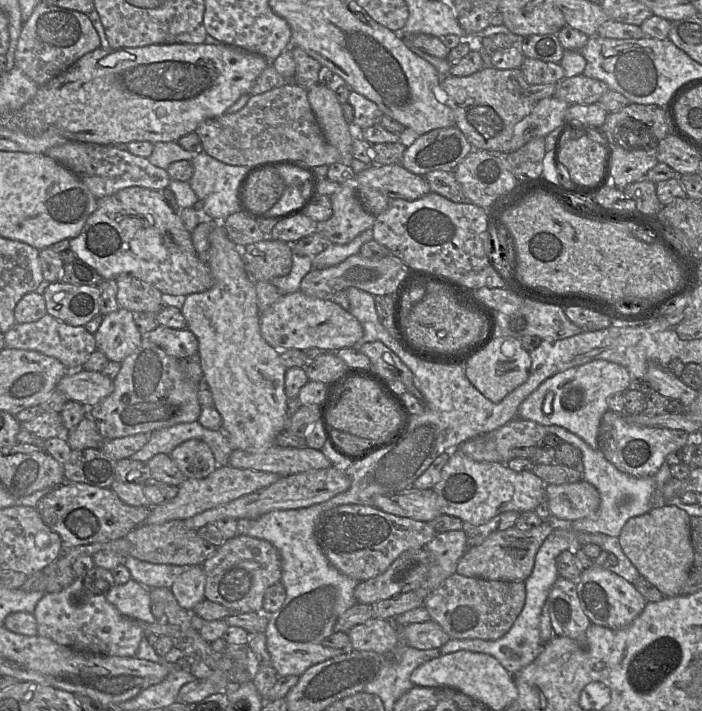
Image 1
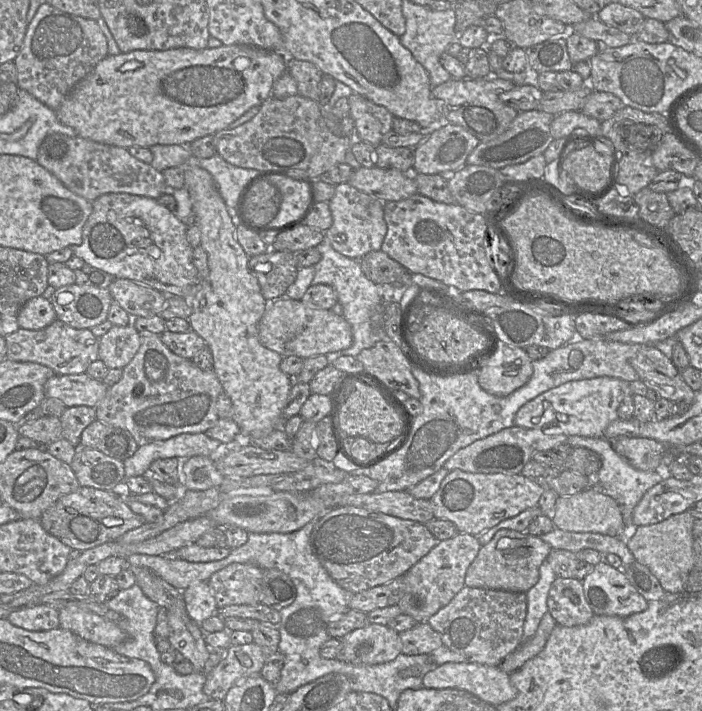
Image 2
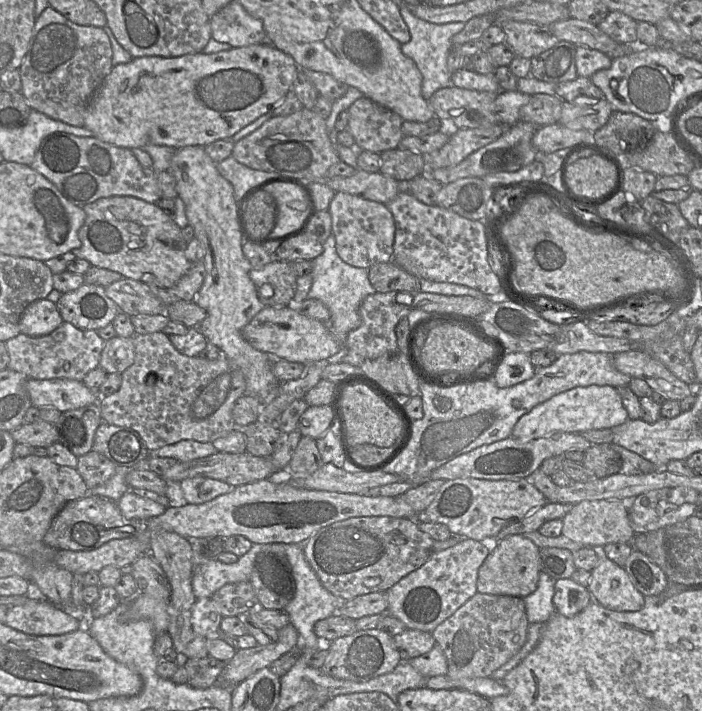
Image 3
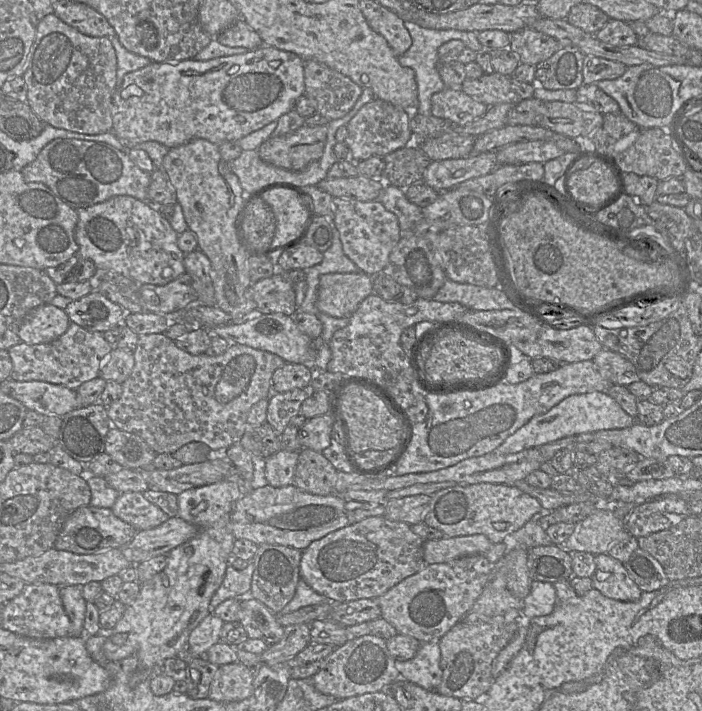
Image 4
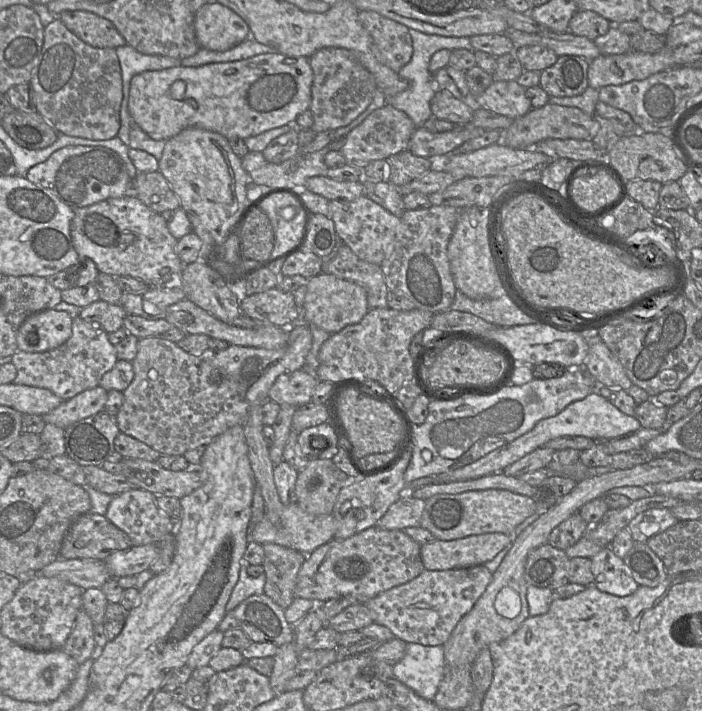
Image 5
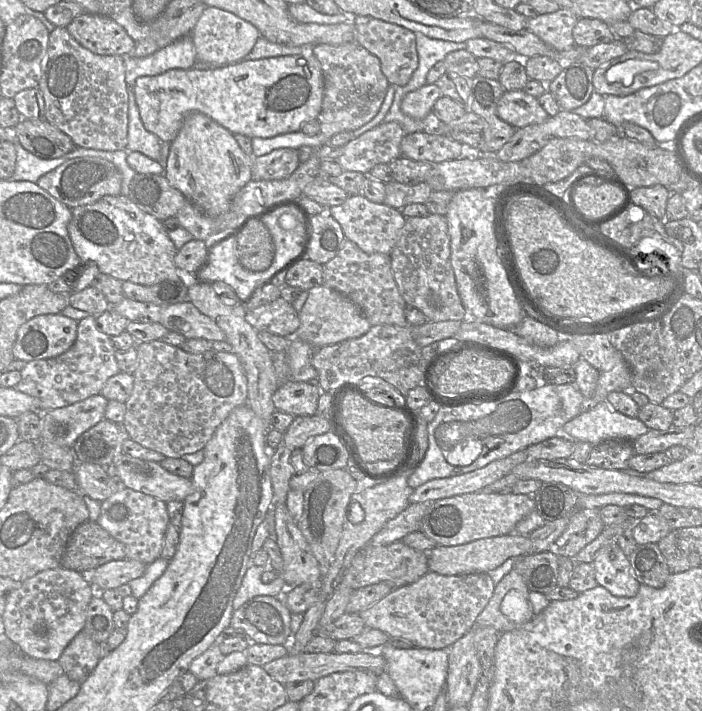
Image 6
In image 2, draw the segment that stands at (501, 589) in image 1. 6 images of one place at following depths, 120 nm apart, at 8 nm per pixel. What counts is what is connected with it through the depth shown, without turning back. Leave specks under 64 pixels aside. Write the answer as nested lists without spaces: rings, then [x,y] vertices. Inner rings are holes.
[[[464,586],[449,604],[432,615],[427,622],[440,634],[443,645],[450,650],[461,654],[470,662],[487,666],[499,666],[508,655],[523,643],[523,626],[526,612],[527,595],[524,592]]]

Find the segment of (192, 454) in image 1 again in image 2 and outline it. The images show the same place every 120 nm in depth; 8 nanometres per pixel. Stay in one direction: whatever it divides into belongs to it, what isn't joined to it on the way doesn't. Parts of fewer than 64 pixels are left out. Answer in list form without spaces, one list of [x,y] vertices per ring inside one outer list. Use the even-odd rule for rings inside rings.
[[[193,456],[181,463],[182,485],[187,490],[203,491],[219,487],[224,477],[217,470],[213,459]]]

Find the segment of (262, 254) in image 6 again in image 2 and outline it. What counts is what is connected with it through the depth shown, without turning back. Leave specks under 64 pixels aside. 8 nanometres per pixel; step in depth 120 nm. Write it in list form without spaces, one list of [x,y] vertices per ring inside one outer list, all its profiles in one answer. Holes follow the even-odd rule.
[[[267,179],[256,181],[246,194],[243,203],[243,213],[248,223],[259,229],[267,229],[265,225],[271,222],[279,212],[281,206],[281,193],[277,187]]]

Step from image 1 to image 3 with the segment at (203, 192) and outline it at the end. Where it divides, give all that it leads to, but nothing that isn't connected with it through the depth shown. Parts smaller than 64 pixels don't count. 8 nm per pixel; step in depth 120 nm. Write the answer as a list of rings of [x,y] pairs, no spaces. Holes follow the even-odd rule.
[[[232,156],[216,164],[218,172],[231,183],[236,202],[252,188],[272,180],[274,178],[287,177],[276,172],[266,172],[251,169],[238,161]]]

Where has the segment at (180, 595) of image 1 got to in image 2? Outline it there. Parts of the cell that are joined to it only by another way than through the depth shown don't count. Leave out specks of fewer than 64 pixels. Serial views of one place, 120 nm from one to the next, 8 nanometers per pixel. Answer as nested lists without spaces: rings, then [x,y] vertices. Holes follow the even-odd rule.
[[[208,582],[193,583],[182,593],[187,614],[198,625],[217,614],[218,607]]]

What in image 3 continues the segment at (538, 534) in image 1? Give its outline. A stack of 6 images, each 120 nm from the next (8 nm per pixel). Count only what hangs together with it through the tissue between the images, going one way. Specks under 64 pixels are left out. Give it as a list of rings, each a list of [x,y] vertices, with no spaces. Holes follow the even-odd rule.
[[[522,534],[508,535],[497,544],[491,546],[491,551],[478,571],[477,591],[493,595],[511,595],[526,597],[533,593],[539,581],[540,548]]]

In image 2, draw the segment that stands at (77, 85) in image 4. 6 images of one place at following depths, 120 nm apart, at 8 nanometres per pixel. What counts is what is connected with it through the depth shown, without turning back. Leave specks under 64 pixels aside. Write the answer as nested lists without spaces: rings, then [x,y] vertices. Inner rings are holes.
[[[43,2],[27,27],[21,48],[13,60],[17,71],[17,85],[37,100],[56,111],[71,90],[108,55],[107,39],[95,20],[63,12]]]

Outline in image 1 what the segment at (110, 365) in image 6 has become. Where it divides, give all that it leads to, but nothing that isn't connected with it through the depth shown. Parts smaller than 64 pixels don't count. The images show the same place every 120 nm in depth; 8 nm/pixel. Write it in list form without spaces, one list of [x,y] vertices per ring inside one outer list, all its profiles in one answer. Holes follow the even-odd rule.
[[[48,313],[36,322],[16,323],[4,334],[7,348],[36,351],[60,361],[68,371],[83,368],[89,356],[97,349],[94,335],[84,326],[67,325]]]

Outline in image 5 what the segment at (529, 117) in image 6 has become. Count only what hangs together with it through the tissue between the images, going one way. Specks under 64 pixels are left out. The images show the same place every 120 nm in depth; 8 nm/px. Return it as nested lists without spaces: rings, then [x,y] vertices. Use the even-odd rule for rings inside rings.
[[[494,80],[482,94],[473,98],[473,105],[512,119],[519,118],[532,109],[525,88],[516,80]]]

